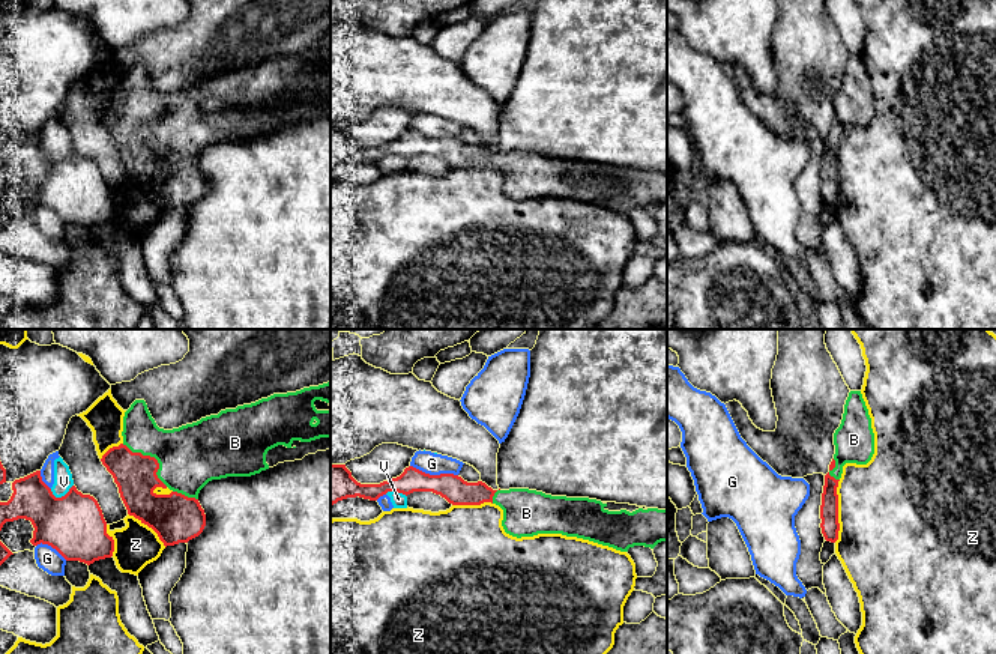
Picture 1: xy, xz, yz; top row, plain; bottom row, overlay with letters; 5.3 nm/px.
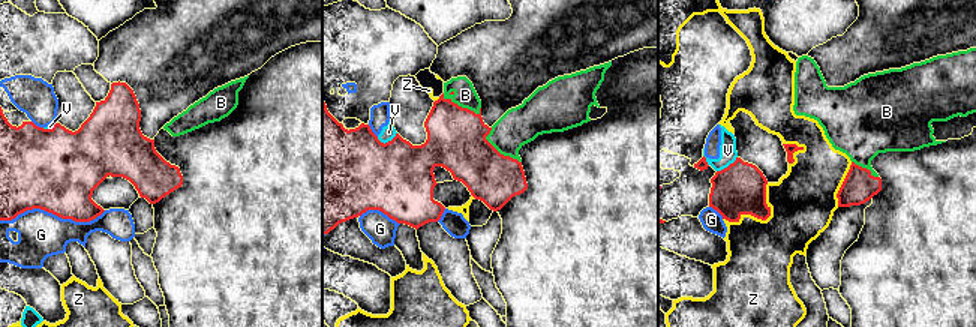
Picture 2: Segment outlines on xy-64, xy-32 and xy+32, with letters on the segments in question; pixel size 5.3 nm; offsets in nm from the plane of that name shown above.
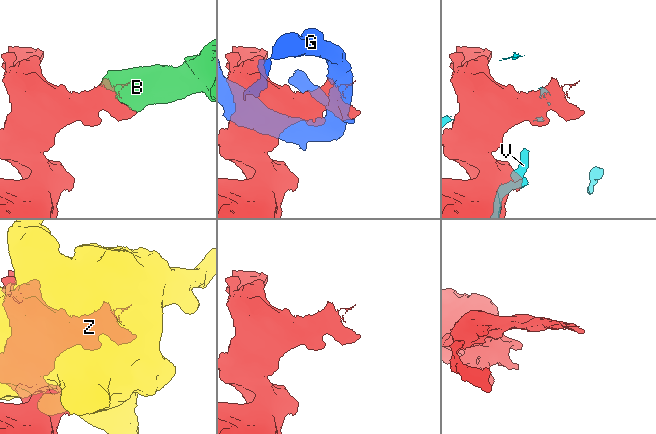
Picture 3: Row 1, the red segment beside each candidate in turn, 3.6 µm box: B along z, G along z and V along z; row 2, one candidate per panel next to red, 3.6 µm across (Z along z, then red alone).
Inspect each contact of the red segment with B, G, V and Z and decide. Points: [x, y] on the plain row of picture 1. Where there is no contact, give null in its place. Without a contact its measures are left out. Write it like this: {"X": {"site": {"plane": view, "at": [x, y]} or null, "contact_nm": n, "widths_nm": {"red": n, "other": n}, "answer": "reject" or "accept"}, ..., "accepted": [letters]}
{"B": {"site": {"plane": "xy", "at": [152, 121]}, "contact_nm": 340, "widths_nm": {"red": 220, "other": 340}, "answer": "accept"}, "G": {"site": {"plane": "xz", "at": [434, 139]}, "contact_nm": 260, "widths_nm": {"red": 150, "other": 120}, "answer": "reject"}, "V": {"site": {"plane": "xy", "at": [62, 160]}, "contact_nm": 130, "widths_nm": {"red": 320, "other": 100}, "answer": "reject"}, "Z": {"site": {"plane": "yz", "at": [837, 175]}, "contact_nm": 340, "widths_nm": {"red": 100, "other": 500}, "answer": "reject"}, "accepted": ["B"]}

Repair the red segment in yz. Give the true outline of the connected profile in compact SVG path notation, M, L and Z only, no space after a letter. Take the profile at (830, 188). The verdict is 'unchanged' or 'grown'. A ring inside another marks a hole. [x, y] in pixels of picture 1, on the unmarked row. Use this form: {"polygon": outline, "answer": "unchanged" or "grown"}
{"polygon": "M850 54L840 90L834 96L835 117L825 138L820 168L820 191L826 204L838 203L837 150L846 126L867 128L874 117L871 81L861 54Z", "answer": "grown"}

